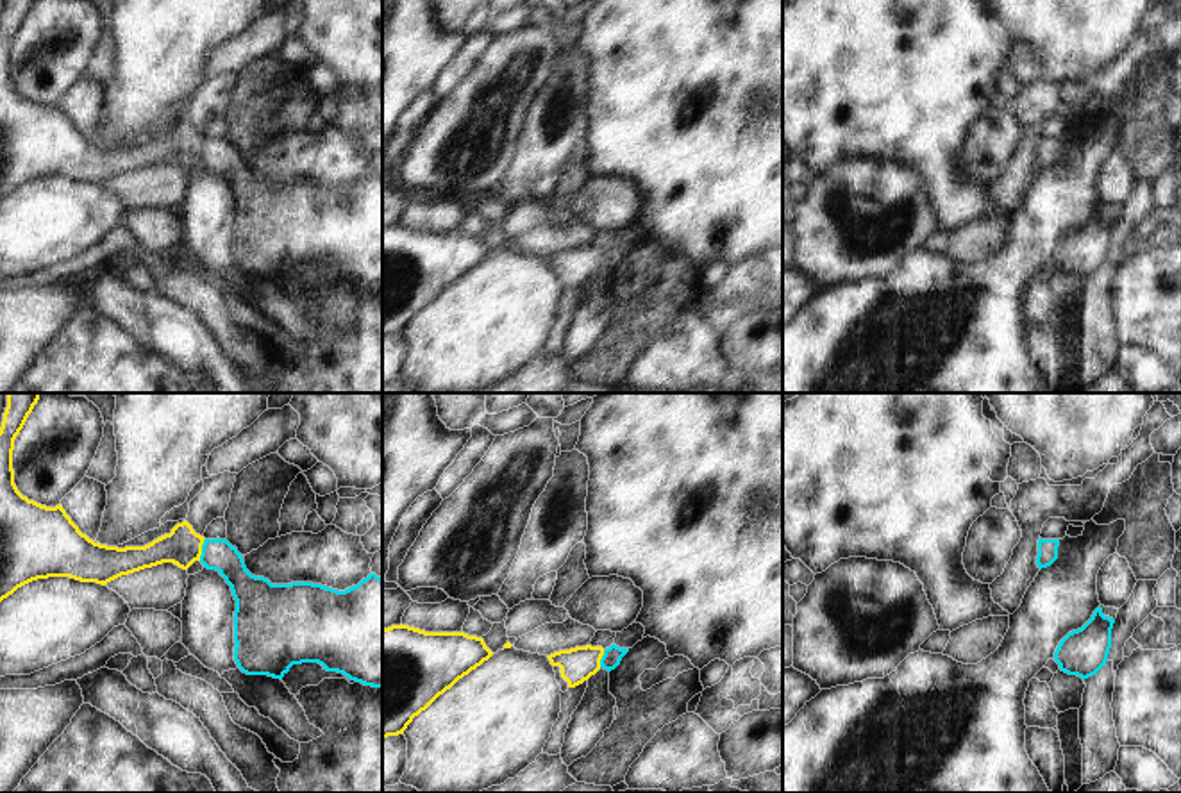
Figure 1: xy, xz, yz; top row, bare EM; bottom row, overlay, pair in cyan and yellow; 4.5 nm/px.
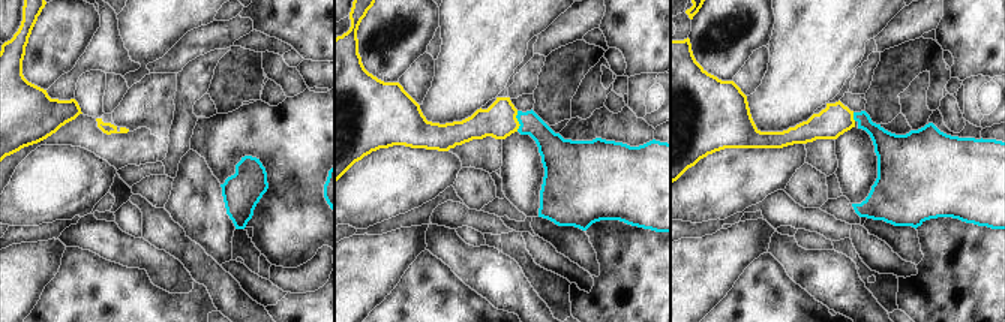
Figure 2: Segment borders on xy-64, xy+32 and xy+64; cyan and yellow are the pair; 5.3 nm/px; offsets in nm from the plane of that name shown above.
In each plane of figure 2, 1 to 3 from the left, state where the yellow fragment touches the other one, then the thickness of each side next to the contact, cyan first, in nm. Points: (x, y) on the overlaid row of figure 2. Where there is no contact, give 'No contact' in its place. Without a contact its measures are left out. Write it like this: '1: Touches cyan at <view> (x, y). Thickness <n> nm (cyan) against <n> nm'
1: No contact
2: Touches cyan at xy+32 (518, 120). Thickness 160 nm (cyan) against 180 nm
3: Touches cyan at xy+64 (854, 117). Thickness 160 nm (cyan) against 170 nm

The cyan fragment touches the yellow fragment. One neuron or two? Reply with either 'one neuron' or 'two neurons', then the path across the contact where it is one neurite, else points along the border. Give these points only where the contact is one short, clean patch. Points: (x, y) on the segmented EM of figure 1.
one neuron; runs through xy (218, 554), (202, 549), (183, 545)

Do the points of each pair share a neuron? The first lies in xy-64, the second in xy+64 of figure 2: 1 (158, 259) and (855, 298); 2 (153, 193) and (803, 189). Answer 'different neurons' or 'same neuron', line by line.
1: same neuron
2: same neuron

